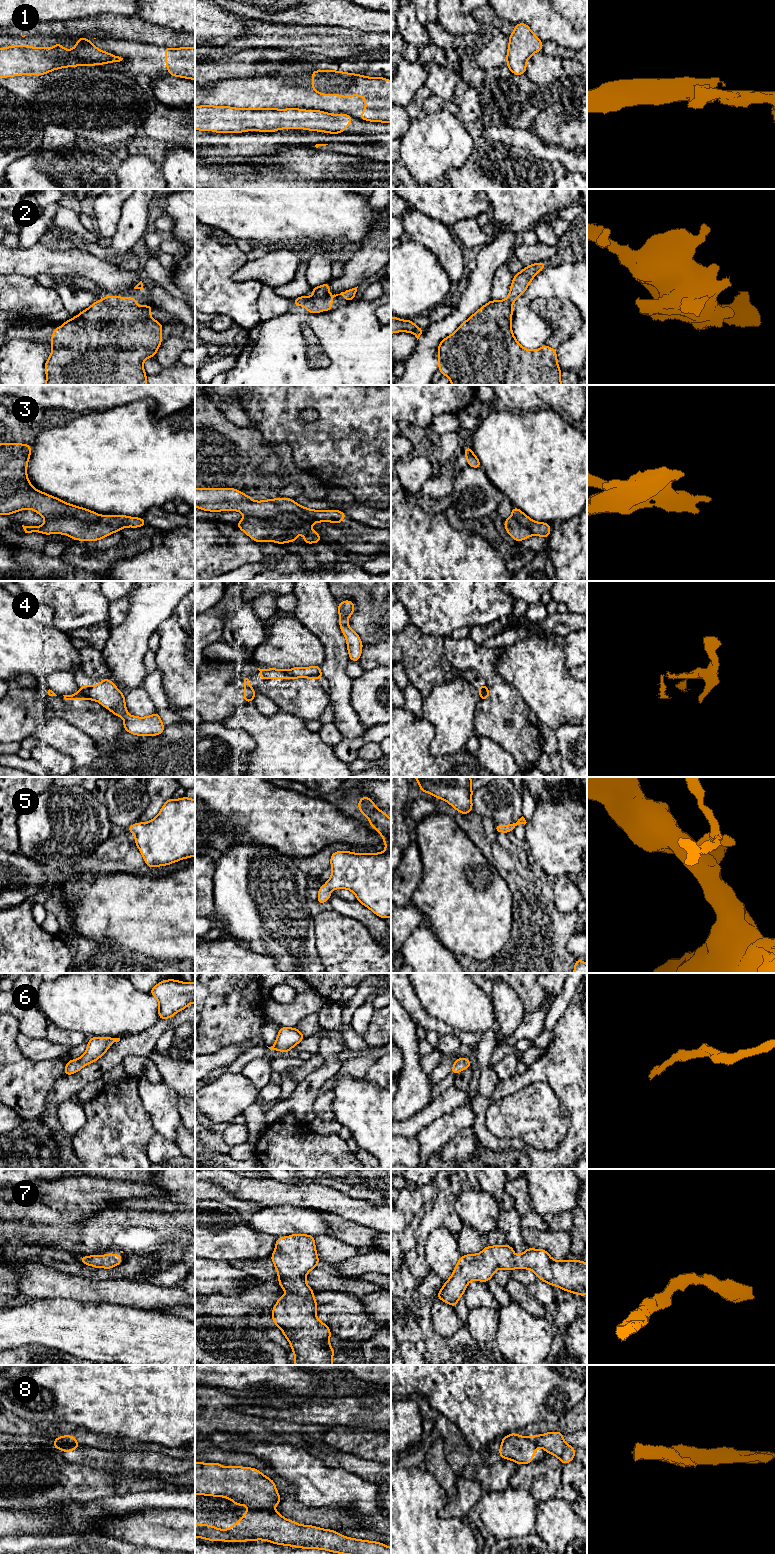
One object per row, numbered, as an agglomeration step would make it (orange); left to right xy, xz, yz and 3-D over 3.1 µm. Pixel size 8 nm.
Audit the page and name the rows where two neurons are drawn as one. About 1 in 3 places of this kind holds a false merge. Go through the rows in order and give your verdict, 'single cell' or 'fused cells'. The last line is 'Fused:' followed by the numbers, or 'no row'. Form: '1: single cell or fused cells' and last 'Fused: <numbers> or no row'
1: fused cells
2: single cell
3: fused cells
4: fused cells
5: single cell
6: single cell
7: single cell
8: fused cells
Fused: 1, 3, 4, 8

